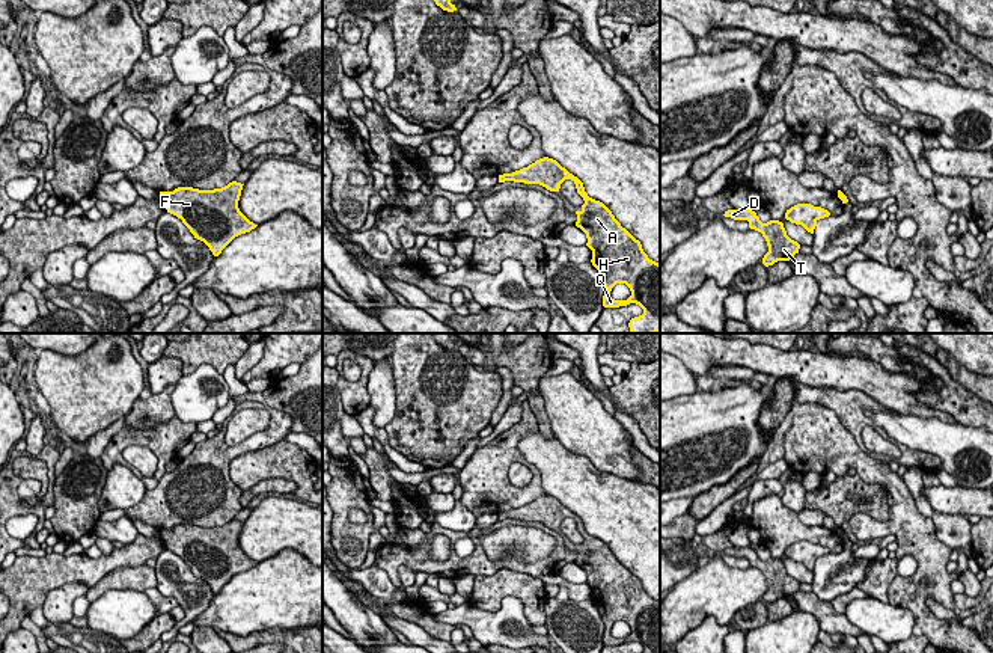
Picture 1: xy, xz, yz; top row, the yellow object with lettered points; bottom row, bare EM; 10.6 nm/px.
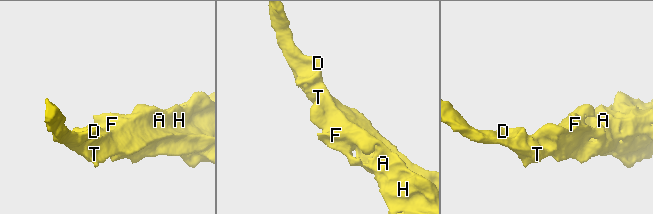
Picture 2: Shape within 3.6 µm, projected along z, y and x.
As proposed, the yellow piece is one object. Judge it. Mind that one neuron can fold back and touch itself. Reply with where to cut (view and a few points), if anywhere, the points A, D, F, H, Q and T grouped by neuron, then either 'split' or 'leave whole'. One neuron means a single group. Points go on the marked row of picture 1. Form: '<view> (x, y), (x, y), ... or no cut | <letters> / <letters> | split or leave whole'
no cut | A D F H Q T | leave whole

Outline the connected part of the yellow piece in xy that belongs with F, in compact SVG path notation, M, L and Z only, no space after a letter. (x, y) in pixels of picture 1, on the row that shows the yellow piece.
M232 181L214 190L178 187L173 192L160 192L160 196L167 213L181 219L194 238L218 256L235 237L258 226L238 208L243 185Z

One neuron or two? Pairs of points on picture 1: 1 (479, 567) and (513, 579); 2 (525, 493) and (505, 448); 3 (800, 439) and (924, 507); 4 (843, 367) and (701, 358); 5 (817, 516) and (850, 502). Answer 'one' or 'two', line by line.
1: two
2: one
3: two
4: one
5: two

